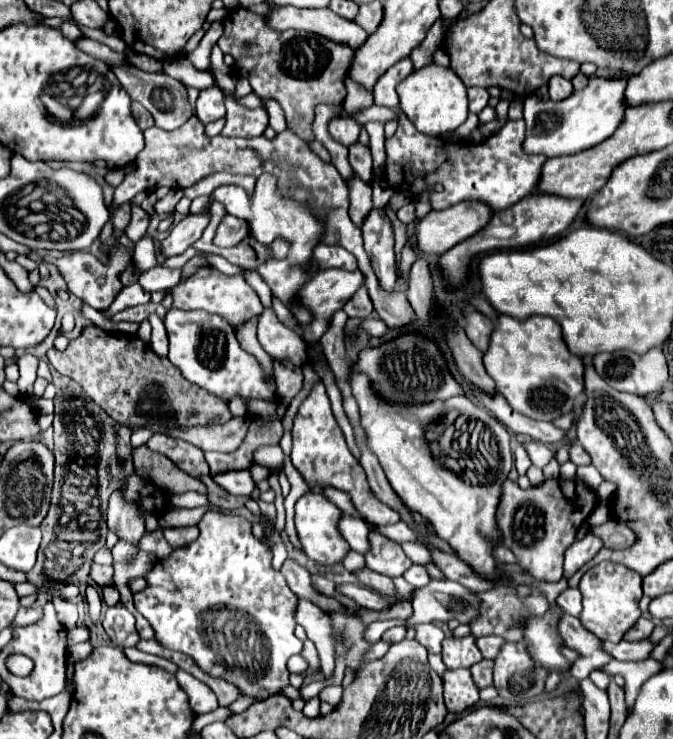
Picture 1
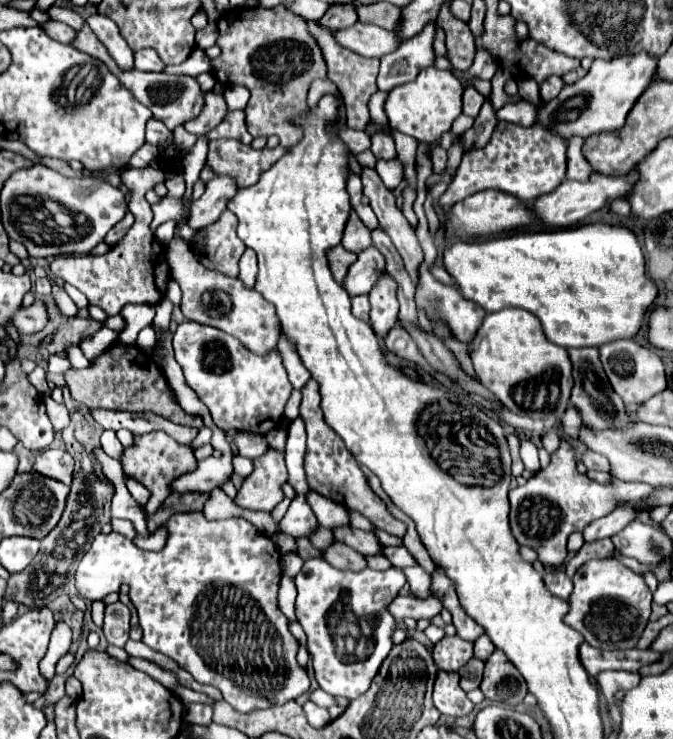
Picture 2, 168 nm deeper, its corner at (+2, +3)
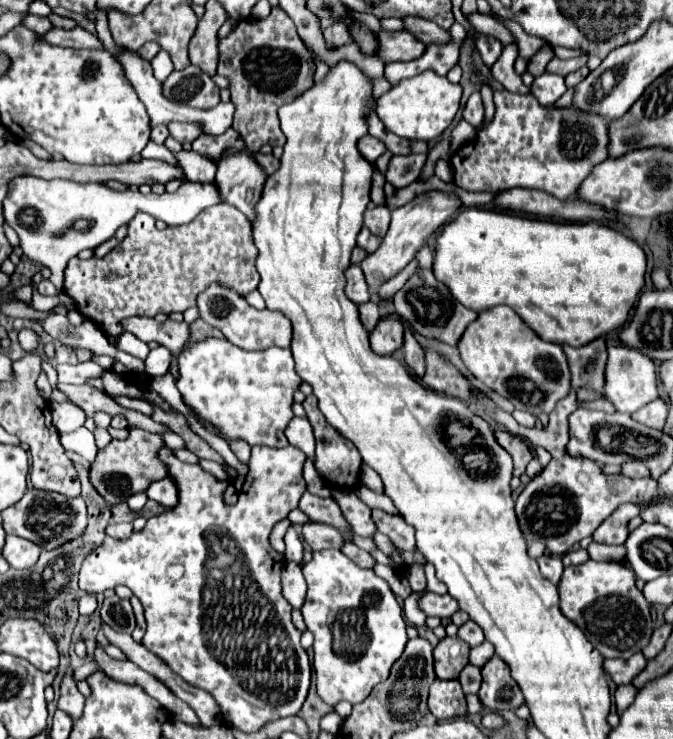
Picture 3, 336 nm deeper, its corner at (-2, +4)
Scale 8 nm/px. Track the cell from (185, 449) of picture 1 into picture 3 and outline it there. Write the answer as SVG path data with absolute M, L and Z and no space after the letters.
M134 428L126 440L112 440L96 454L96 460L90 464L90 482L108 506L120 504L126 500L126 496L130 498L132 494L144 492L152 482L168 476L168 468L156 460L156 446L160 448L160 444L164 442L158 434Z

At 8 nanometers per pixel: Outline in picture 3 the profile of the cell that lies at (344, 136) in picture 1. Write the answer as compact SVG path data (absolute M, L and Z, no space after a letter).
M364 136L360 142L358 142L358 148L362 152L362 156L368 160L368 162L376 162L384 152L386 152L386 146L382 140L374 138L374 136Z

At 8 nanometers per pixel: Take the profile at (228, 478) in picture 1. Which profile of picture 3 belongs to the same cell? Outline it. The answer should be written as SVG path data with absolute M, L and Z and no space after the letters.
M168 476L164 480L158 480L156 484L152 484L148 490L146 490L146 496L154 502L158 502L160 506L166 506L166 508L174 508L178 496L176 496L176 486L174 486L174 480Z

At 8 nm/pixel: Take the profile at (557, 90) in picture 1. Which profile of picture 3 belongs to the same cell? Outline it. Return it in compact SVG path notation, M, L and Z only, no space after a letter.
M544 72L532 84L532 94L538 98L542 106L552 106L564 92L566 92L566 84L564 78L558 74Z

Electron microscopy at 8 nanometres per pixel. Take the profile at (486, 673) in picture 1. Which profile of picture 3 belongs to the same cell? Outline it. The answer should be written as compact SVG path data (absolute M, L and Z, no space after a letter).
M468 664L462 672L460 672L460 684L462 684L462 690L464 694L476 694L478 688L480 688L480 682L482 682L482 676L480 676L480 668Z

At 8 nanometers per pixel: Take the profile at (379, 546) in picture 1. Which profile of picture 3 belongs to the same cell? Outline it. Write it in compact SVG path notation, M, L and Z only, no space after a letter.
M306 490L299 500L298 507L310 520L324 524L332 524L334 528L340 530L340 534L346 540L350 538L352 530L348 528L348 522L344 520L338 504L331 497L322 498L319 496L311 496L311 493Z

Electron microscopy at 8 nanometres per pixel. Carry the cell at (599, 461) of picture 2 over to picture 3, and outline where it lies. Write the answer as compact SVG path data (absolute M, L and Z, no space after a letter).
M626 462L622 464L622 474L628 478L648 478L650 470L640 462Z

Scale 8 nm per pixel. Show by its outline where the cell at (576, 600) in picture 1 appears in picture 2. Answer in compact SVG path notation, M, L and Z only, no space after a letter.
M556 569L556 571L548 571L546 575L544 575L544 583L546 583L546 589L552 593L552 595L556 595L556 597L560 597L560 599L564 599L564 601L568 601L568 597L572 595L572 581L566 577L566 573L562 571L562 569Z

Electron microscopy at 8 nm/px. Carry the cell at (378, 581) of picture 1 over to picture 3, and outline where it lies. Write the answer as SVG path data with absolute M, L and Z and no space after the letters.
M306 522L302 526L302 538L312 550L322 550L322 548L340 548L342 546L342 536L328 524L318 524L318 522Z

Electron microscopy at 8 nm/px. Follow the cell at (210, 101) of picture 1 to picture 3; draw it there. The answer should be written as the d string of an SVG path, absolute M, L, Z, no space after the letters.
M172 122L168 124L170 136L178 142L192 142L196 140L196 136L200 136L200 128L196 128L196 124L184 124L184 122Z

